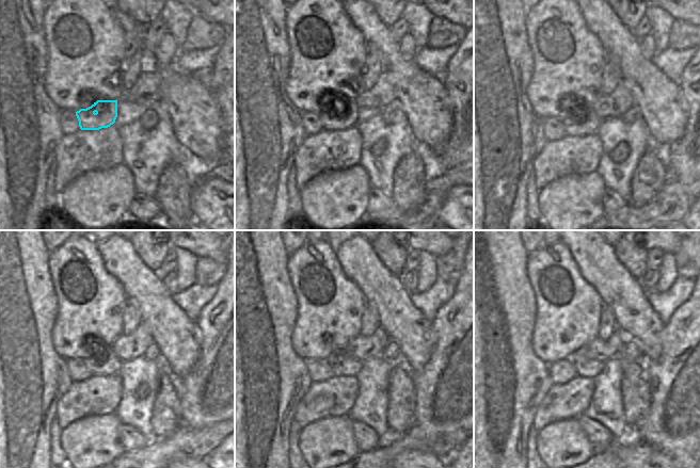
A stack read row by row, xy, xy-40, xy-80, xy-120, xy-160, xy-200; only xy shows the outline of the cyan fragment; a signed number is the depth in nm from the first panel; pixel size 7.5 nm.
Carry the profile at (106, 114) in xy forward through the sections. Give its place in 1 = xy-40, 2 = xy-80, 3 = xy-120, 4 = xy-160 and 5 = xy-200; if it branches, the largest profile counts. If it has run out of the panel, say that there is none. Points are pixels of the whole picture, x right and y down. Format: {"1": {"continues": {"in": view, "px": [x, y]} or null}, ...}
{"1": {"continues": {"in": "xy-40", "px": [339, 120]}}, "2": {"continues": {"in": "xy-80", "px": [582, 125]}}, "3": {"continues": {"in": "xy-120", "px": [102, 364]}}, "4": {"continues": {"in": "xy-160", "px": [341, 364]}}, "5": {"continues": {"in": "xy-200", "px": [591, 369]}}}

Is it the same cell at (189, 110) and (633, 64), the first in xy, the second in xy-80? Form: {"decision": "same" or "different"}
{"decision": "same"}

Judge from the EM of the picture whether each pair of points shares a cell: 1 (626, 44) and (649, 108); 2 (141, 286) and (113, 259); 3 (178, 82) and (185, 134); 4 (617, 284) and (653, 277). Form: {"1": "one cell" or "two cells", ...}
{"1": "one cell", "2": "one cell", "3": "one cell", "4": "two cells"}

